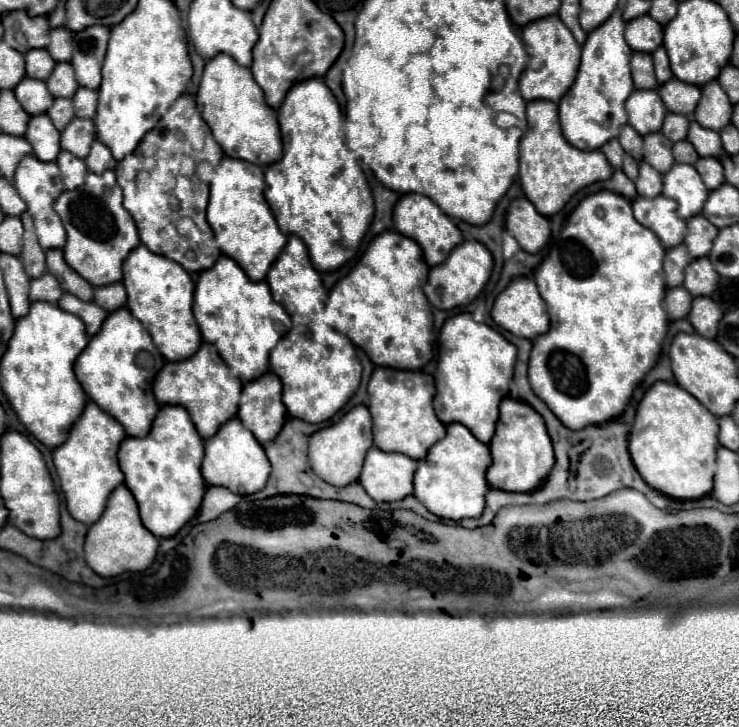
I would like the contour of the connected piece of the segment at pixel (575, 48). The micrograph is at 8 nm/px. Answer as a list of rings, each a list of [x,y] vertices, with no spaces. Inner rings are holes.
[[[550,15],[550,17],[542,17],[538,21],[532,21],[530,25],[520,29],[522,41],[526,45],[526,51],[530,55],[528,67],[524,69],[522,77],[520,77],[520,93],[526,101],[534,101],[534,99],[548,99],[558,103],[560,97],[566,93],[566,89],[570,89],[570,85],[574,83],[578,65],[580,65],[580,45],[574,41],[570,29],[566,29],[566,25],[562,25],[562,21],[558,21],[558,15]]]

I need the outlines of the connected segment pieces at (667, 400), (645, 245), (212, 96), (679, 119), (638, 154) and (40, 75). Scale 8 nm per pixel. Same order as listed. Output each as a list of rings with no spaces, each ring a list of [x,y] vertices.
[[[656,381],[642,397],[628,451],[642,479],[672,499],[700,499],[712,491],[718,449],[718,419],[680,385]]]
[[[598,191],[578,203],[560,233],[556,253],[550,253],[536,269],[536,285],[548,305],[550,331],[534,339],[528,379],[534,393],[566,427],[582,429],[618,417],[634,387],[654,367],[668,327],[662,261],[662,243],[650,229],[634,221],[630,201],[612,191]]]
[[[218,53],[206,63],[196,103],[202,119],[210,125],[214,139],[228,157],[256,165],[272,165],[282,157],[282,137],[276,111],[266,105],[264,93],[254,81],[250,69],[238,65],[230,55]]]
[[[668,113],[666,119],[664,119],[664,125],[662,125],[662,133],[664,133],[672,143],[682,141],[682,139],[686,139],[688,123],[690,123],[688,117],[682,117],[682,115],[678,115],[678,113]]]
[[[630,125],[622,127],[618,141],[628,155],[632,155],[636,161],[642,161],[642,135],[638,135]]]
[[[30,49],[30,53],[26,53],[24,57],[26,57],[26,75],[34,79],[44,81],[56,65],[56,61],[50,57],[46,49]]]

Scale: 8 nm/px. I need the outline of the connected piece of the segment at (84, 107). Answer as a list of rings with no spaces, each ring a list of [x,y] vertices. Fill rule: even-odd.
[[[78,87],[78,91],[72,97],[74,101],[74,113],[76,117],[86,117],[92,119],[96,113],[96,103],[98,103],[98,93],[94,89]]]

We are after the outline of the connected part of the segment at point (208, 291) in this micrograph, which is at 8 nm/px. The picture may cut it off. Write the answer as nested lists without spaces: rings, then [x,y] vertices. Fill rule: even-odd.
[[[226,255],[200,273],[192,309],[202,339],[218,349],[220,357],[242,383],[252,381],[270,369],[270,351],[292,329],[290,315],[272,299],[266,281],[250,281],[240,265]]]

